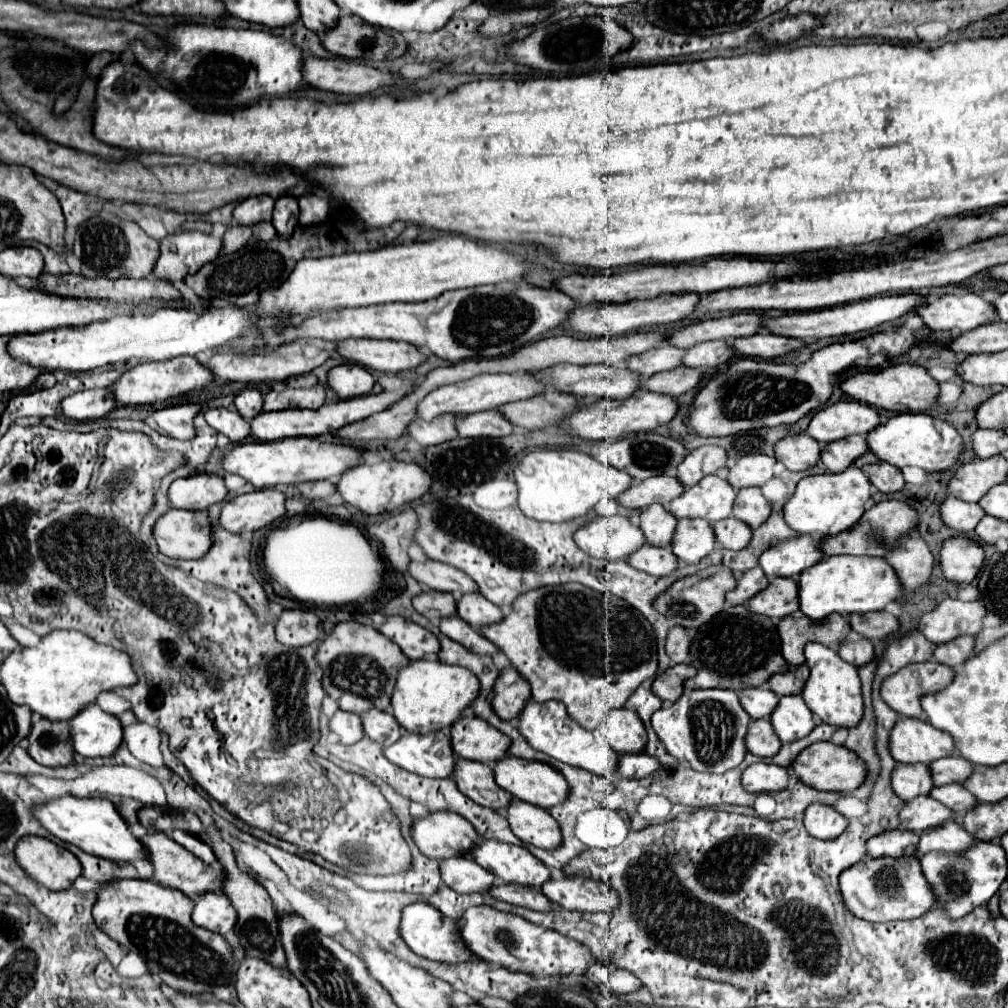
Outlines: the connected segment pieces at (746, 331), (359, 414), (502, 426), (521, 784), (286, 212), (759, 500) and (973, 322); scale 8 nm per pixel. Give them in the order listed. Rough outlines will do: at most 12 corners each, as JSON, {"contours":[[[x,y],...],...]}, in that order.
{"contours":[[[739,312],[699,320],[669,334],[691,348],[709,340],[737,340],[763,330],[765,316]],[[411,388],[325,404],[263,412],[259,440],[323,436],[389,408]],[[499,410],[459,420],[463,438],[509,436],[515,426]],[[509,756],[495,780],[513,798],[551,810],[569,796],[545,762]],[[297,198],[275,200],[273,228],[277,236],[289,238],[297,226]],[[759,488],[739,490],[733,516],[759,528],[771,514]],[[973,292],[939,296],[917,312],[935,332],[967,332],[997,320]]]}

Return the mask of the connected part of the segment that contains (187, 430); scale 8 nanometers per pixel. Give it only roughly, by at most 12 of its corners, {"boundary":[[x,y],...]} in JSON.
{"boundary":[[199,404],[157,410],[145,422],[157,432],[191,440]]}

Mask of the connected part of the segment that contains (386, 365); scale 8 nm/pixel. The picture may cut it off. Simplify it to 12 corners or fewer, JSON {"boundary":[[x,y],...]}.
{"boundary":[[343,340],[337,352],[379,372],[407,372],[427,360],[397,340]]}

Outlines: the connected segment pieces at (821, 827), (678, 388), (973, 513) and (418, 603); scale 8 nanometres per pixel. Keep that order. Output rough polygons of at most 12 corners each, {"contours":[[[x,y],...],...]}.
{"contours":[[[811,804],[805,828],[815,838],[833,840],[847,818],[833,806]],[[679,366],[643,382],[645,390],[681,396],[697,388],[703,370]],[[947,496],[943,522],[957,532],[971,532],[985,516],[979,504]],[[425,590],[413,598],[433,624],[457,614],[449,592]]]}

